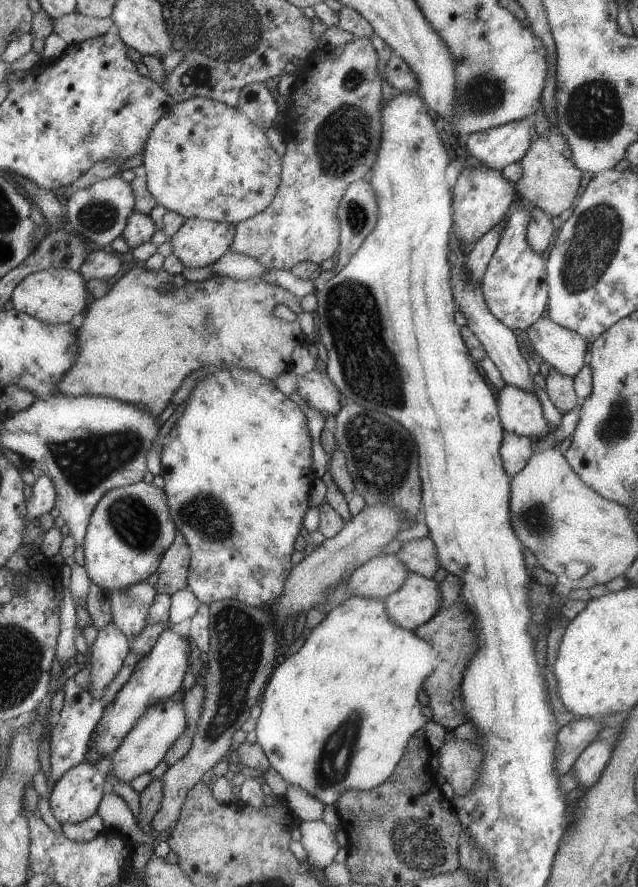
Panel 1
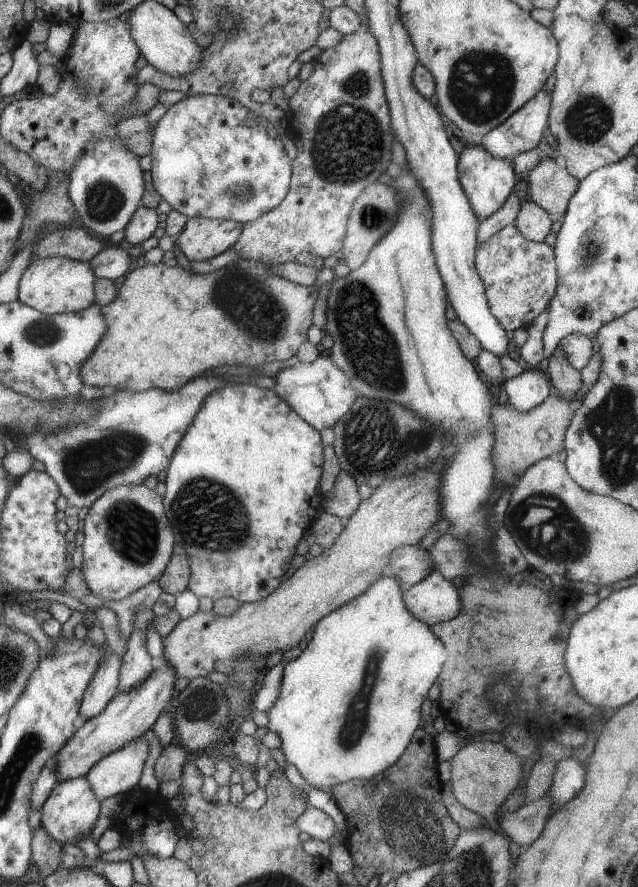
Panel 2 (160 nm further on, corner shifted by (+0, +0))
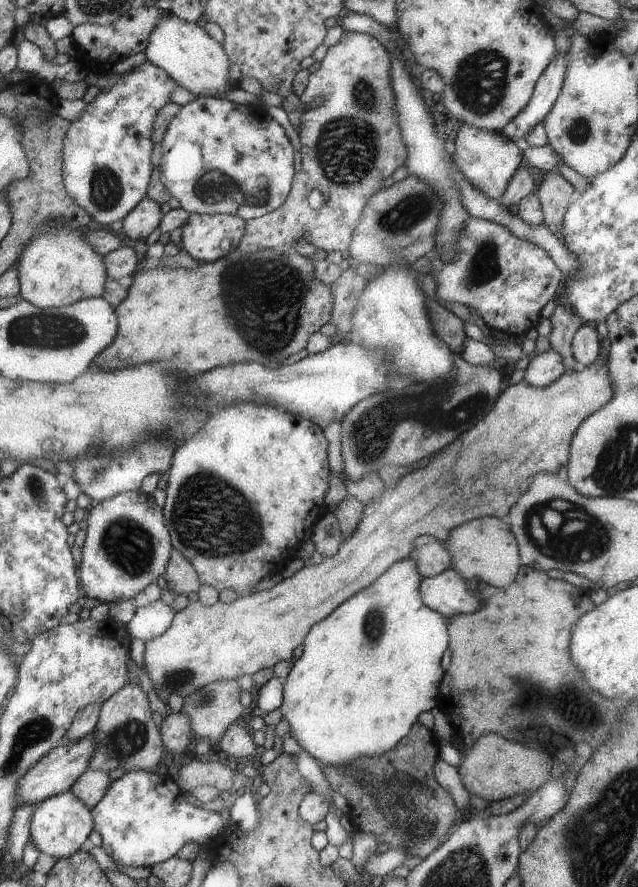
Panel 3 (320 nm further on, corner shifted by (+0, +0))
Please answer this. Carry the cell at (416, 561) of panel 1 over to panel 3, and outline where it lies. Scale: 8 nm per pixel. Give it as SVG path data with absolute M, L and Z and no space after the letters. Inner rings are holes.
M483 516L471 519L455 528L443 542L452 554L451 568L468 583L483 581L492 587L503 588L513 582L521 566L513 530L499 517Z

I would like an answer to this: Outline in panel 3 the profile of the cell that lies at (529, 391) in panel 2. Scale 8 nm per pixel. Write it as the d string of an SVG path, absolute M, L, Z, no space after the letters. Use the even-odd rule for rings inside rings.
M553 349L531 356L521 381L527 381L534 387L544 387L564 373L564 364L557 351Z

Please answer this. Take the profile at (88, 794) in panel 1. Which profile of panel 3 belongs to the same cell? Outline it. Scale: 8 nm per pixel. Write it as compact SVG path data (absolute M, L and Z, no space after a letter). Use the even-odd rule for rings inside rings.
M67 791L39 803L32 820L31 842L40 853L47 853L57 860L74 855L94 829L90 809L73 791Z

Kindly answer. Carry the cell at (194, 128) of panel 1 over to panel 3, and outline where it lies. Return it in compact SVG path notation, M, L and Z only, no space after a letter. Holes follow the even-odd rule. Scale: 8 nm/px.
M196 97L181 109L181 112L175 117L169 130L166 132L164 140L161 142L163 149L159 165L162 168L162 181L172 196L180 202L181 207L187 209L191 214L216 215L223 212L223 214L227 215L240 216L244 221L260 217L281 207L286 202L287 192L290 192L289 184L291 184L291 178L294 178L293 172L295 172L293 170L293 148L291 148L289 138L285 136L283 128L279 126L277 121L265 114L266 107L260 104L256 106L253 104L240 105L234 101L219 99L217 97Z

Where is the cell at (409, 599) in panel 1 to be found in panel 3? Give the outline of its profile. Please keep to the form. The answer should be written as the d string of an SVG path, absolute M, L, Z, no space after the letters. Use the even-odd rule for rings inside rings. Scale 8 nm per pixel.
M451 566L432 577L422 578L419 596L424 605L443 616L472 613L480 607L479 594Z

